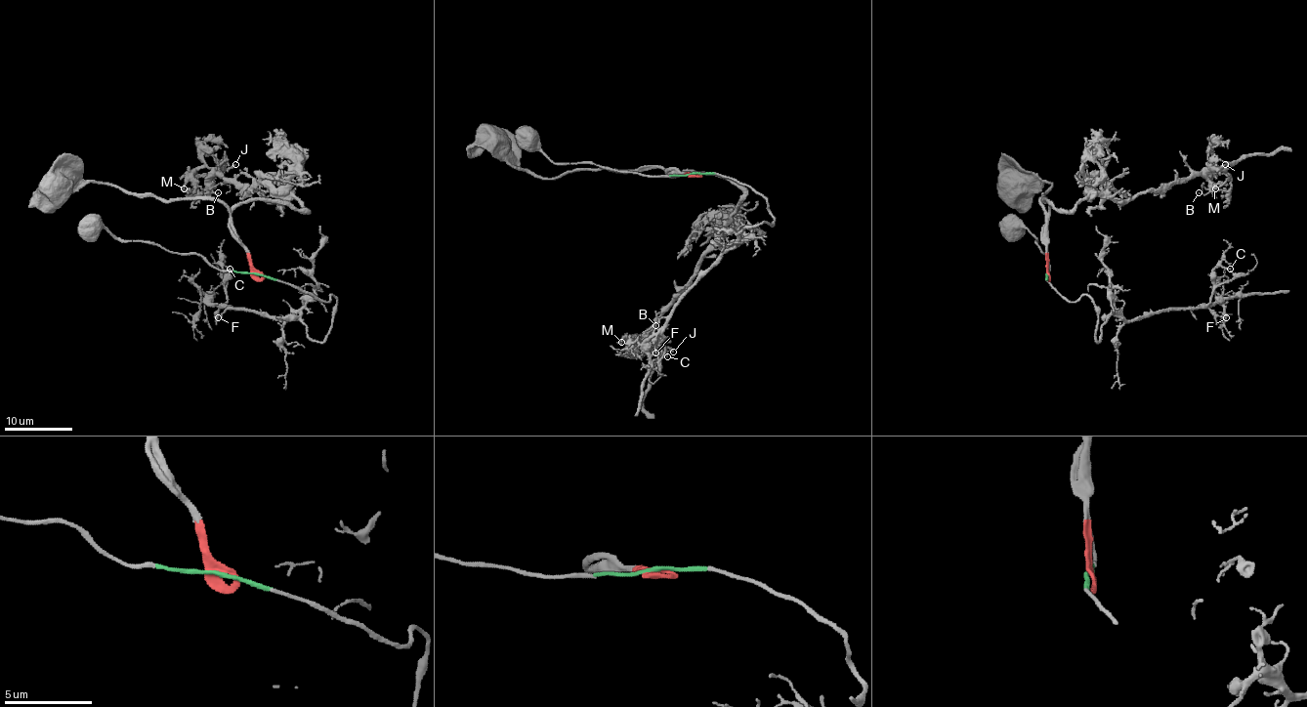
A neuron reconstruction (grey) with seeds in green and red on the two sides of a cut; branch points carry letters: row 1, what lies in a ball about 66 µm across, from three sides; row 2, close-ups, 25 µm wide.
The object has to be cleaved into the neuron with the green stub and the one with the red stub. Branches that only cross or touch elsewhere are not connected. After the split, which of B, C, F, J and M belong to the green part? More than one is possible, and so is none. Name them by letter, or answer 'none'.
C, F

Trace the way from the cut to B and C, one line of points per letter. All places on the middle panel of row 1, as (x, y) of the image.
B: (692, 175), (668, 174), (716, 174), (730, 179), (742, 192), (742, 199), (721, 238), (656, 325)
C: (692, 174), (716, 174), (749, 186), (767, 200), (774, 221), (744, 228), (678, 303), (659, 342), (666, 357)

